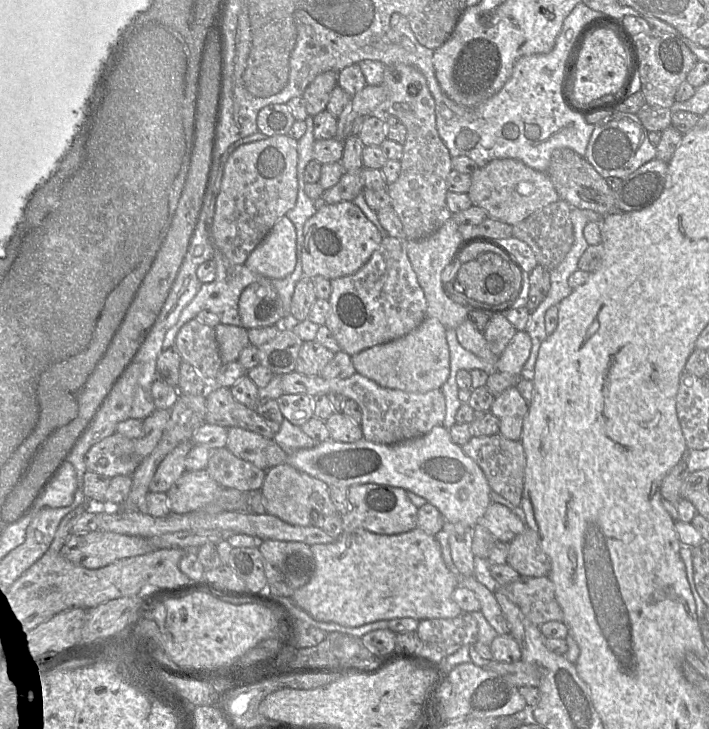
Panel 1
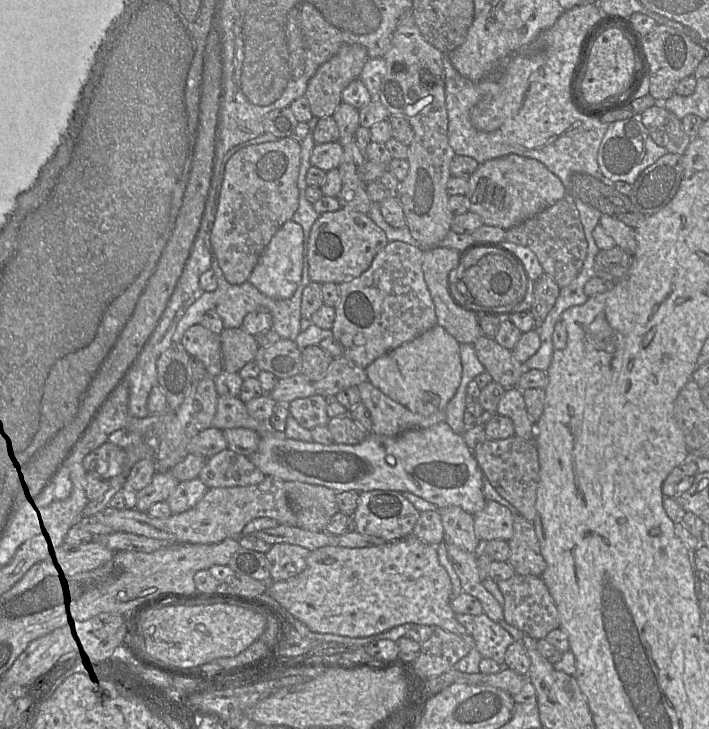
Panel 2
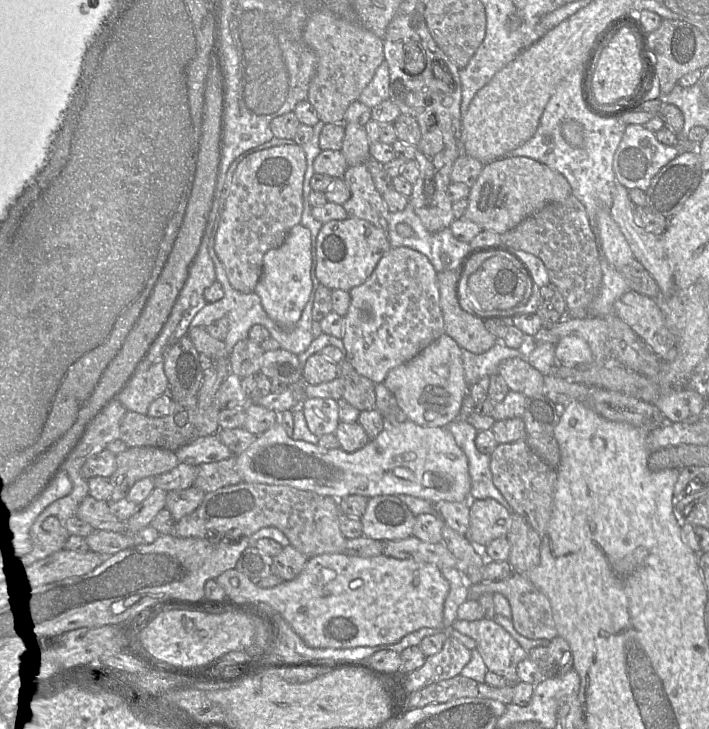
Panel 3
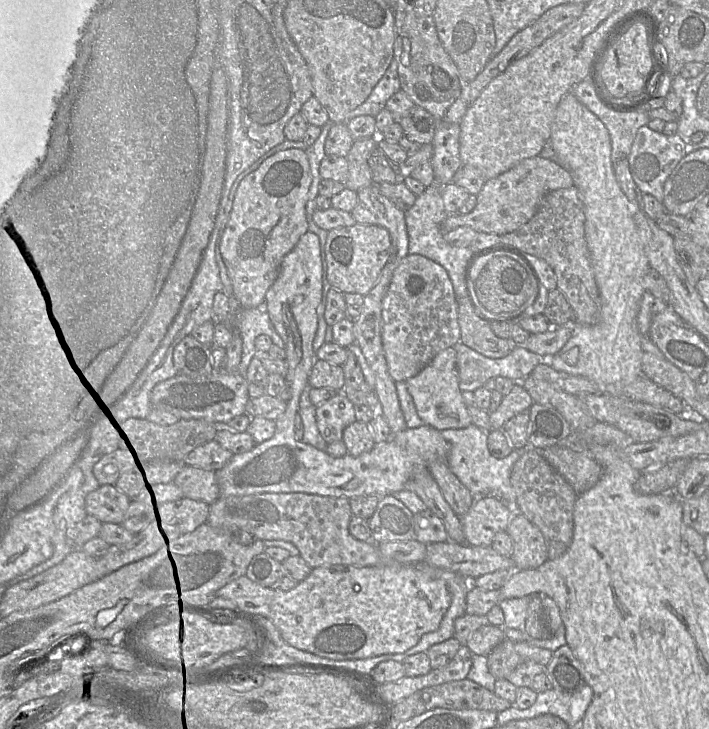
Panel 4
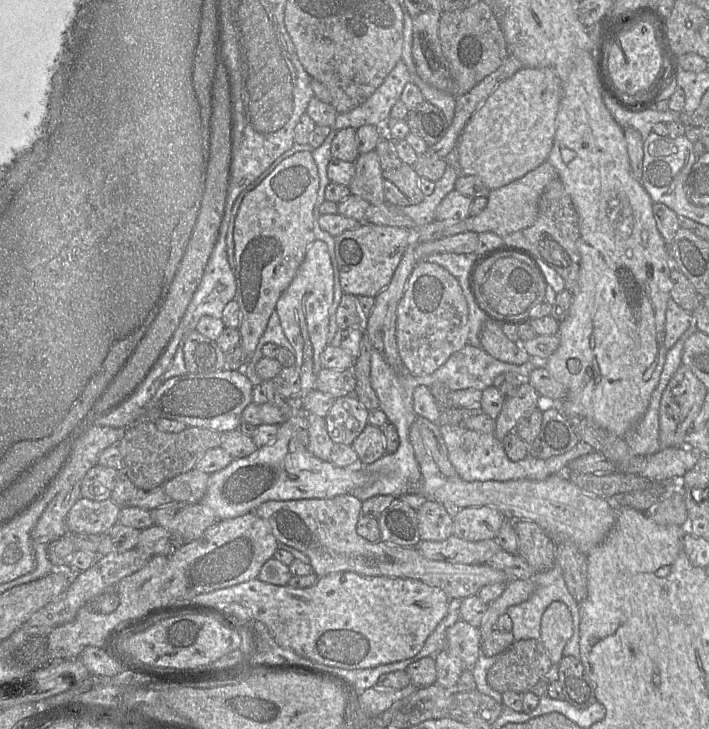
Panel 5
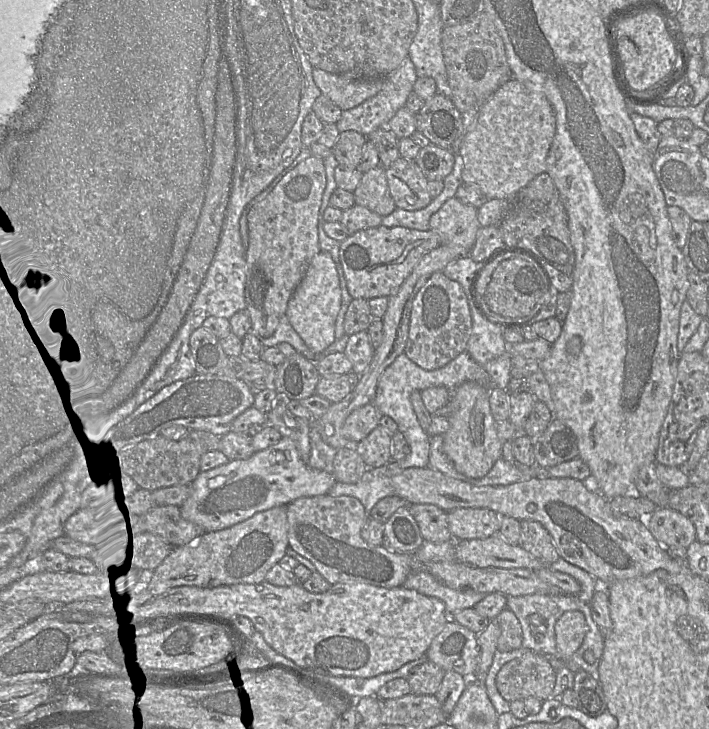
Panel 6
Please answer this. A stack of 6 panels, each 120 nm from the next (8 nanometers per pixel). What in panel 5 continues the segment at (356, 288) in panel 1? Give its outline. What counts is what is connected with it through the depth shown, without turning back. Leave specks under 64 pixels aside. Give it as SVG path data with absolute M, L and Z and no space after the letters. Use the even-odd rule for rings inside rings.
M421 261L414 267L397 307L396 340L401 368L414 376L426 376L439 369L449 357L468 344L468 304L457 279L443 267Z

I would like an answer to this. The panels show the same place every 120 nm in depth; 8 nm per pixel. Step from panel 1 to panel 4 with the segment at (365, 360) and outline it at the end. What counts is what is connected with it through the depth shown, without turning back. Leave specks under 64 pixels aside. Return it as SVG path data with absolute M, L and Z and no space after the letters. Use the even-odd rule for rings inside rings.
M454 347L439 352L417 375L406 380L417 413L424 424L442 431L444 429L466 428L472 424L471 416L459 388L457 358Z

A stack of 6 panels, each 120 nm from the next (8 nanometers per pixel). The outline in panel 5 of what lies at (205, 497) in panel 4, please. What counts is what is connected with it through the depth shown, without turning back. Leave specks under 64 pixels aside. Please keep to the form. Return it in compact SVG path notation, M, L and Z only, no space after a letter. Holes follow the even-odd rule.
M194 468L168 480L162 487L172 501L200 503L205 495L209 477L209 474Z

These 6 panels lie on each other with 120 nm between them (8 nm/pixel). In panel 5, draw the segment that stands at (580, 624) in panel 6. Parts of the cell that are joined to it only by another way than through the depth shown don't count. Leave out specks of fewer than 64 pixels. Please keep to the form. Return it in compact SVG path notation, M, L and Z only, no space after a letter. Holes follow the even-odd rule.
M552 602L541 618L541 637L545 650L554 665L563 658L563 649L573 635L573 618L562 602Z

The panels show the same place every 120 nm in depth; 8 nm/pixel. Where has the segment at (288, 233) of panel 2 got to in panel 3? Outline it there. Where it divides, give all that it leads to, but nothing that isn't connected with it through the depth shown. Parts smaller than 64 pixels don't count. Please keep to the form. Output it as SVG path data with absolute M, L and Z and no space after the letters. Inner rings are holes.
M300 224L291 229L281 247L269 250L263 257L263 271L254 293L259 296L268 316L285 330L296 326L309 301L313 288L311 267L311 232Z

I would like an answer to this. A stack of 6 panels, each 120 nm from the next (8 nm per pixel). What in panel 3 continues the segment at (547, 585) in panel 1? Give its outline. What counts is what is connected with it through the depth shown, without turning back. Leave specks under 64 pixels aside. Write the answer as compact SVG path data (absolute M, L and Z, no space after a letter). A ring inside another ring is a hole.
M512 574L504 580L468 585L468 592L469 598L476 600L483 594L500 593L505 596L511 607L512 624L515 630L526 638L552 640L558 635L547 596L532 584L525 574Z

